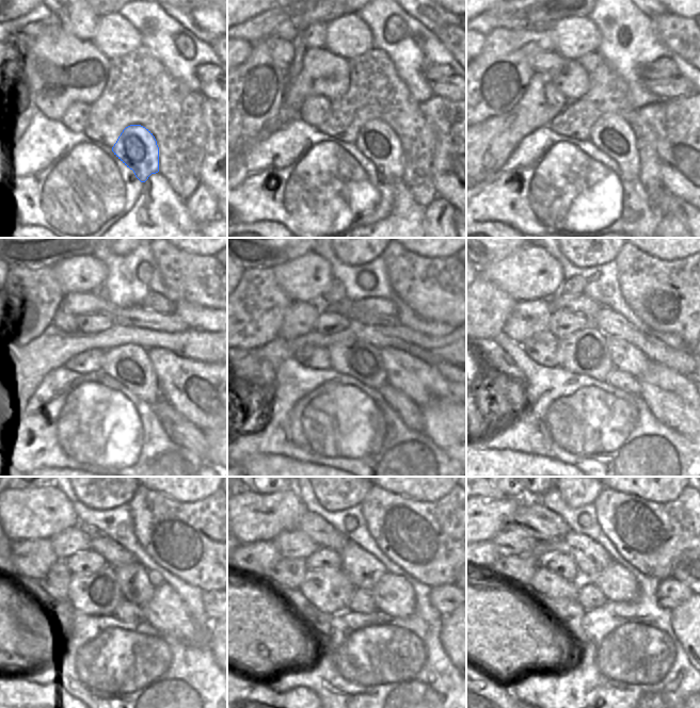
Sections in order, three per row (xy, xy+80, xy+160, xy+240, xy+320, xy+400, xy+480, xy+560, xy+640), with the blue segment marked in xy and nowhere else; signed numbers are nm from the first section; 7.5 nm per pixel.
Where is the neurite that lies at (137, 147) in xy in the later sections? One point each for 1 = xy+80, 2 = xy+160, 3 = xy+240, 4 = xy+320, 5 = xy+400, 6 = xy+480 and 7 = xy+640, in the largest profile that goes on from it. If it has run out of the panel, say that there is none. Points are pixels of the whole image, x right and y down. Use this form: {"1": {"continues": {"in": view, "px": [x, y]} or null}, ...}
{"1": {"continues": {"in": "xy+80", "px": [377, 141]}}, "2": {"continues": {"in": "xy+160", "px": [611, 134]}}, "3": {"continues": {"in": "xy+240", "px": [129, 365]}}, "4": {"continues": {"in": "xy+320", "px": [359, 359]}}, "5": {"continues": {"in": "xy+400", "px": [586, 352]}}, "6": {"continues": {"in": "xy+480", "px": [98, 594]}}, "7": {"continues": {"in": "xy+640", "px": [544, 582]}}}

